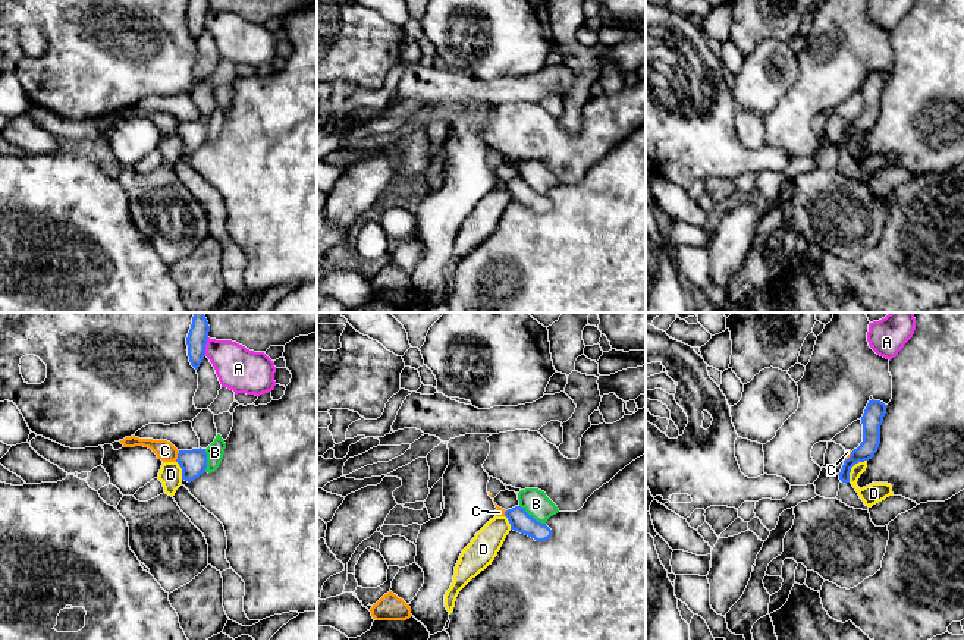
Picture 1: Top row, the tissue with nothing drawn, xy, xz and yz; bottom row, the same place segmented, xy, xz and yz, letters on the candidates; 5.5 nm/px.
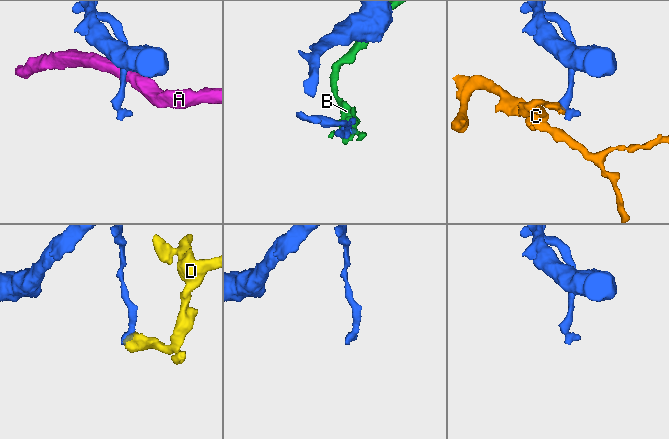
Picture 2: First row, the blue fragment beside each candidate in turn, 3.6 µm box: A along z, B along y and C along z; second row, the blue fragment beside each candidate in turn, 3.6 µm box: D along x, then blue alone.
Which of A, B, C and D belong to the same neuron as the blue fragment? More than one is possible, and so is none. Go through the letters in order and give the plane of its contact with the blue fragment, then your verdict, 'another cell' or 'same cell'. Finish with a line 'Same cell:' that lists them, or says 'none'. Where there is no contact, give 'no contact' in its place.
A: xy | another cell
B: xz | another cell
C: xy | another cell
D: yz | another cell
Same cell: none

